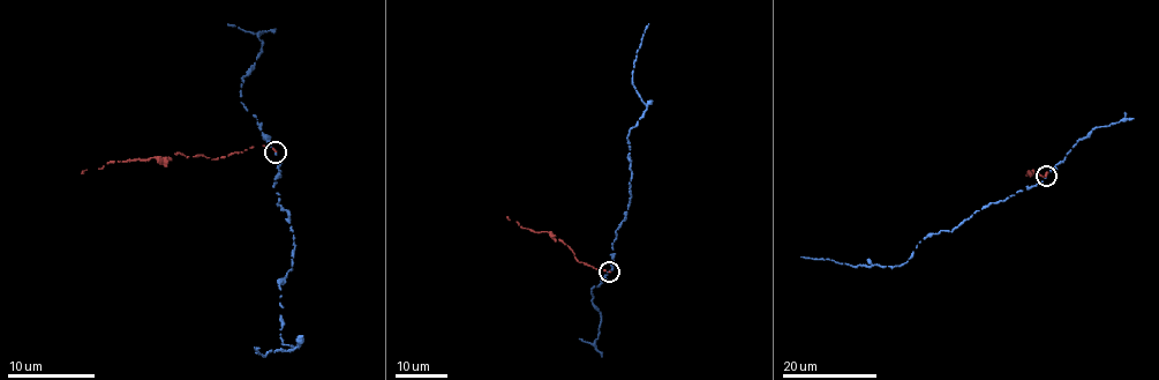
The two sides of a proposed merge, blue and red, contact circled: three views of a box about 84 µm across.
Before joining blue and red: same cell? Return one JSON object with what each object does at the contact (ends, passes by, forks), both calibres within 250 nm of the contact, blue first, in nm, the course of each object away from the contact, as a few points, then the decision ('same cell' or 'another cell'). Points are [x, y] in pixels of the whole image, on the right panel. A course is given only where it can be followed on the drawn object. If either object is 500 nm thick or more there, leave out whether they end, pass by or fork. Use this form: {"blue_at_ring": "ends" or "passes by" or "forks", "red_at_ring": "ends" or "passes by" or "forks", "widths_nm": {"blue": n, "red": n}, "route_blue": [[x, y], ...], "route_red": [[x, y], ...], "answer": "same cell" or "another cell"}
{"blue_at_ring": "ends", "red_at_ring": "ends", "widths_nm": {"blue": 160, "red": 140}, "route_blue": [[1045, 177], [1005, 200], [990, 203], [950, 231], [931, 233], [900, 266], [851, 266], [828, 259], [802, 256]], "route_red": [[1045, 176], [1047, 172], [1046, 176], [1039, 176], [1033, 170], [1026, 176]], "answer": "another cell"}

